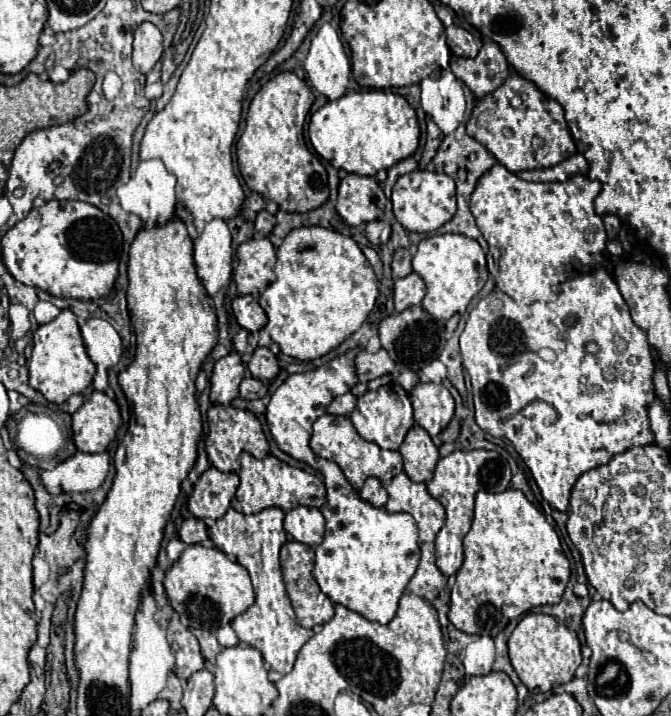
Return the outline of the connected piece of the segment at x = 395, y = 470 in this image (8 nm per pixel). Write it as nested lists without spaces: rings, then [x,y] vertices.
[[[322,415],[314,421],[314,429],[312,429],[312,437],[310,437],[310,449],[340,465],[340,469],[344,471],[346,479],[354,485],[354,489],[358,491],[362,487],[362,483],[366,481],[366,477],[378,477],[380,481],[390,481],[394,475],[398,475],[403,471],[403,459],[398,451],[383,450],[376,443],[364,441],[358,431],[354,429],[350,417],[336,417],[336,415]]]

